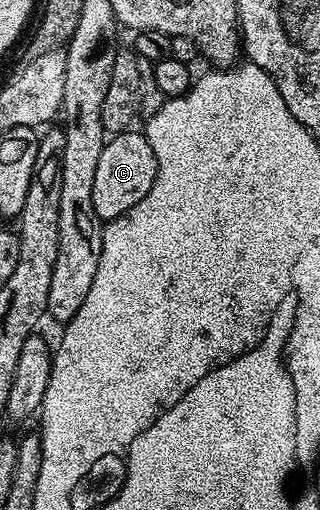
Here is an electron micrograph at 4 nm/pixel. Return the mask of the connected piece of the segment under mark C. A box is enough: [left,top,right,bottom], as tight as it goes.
[91,128,157,220]

